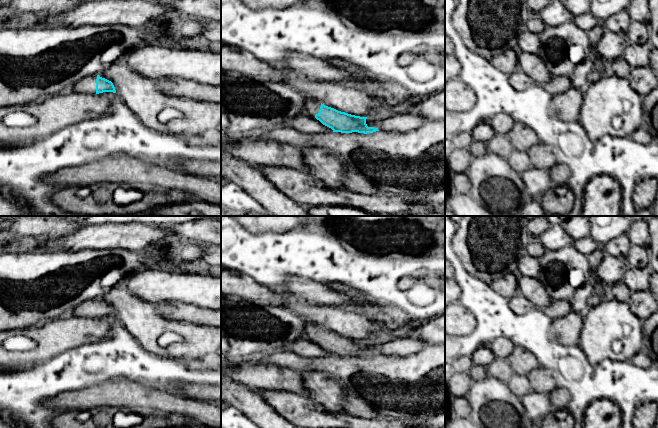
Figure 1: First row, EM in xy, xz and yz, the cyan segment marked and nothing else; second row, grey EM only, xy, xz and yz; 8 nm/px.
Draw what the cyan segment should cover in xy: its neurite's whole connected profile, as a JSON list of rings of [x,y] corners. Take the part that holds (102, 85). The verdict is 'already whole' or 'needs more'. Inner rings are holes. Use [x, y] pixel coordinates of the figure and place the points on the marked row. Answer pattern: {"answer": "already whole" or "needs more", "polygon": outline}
{"answer": "needs more", "polygon": [[[99,75],[82,78],[71,88],[71,91],[84,94],[116,93],[113,83]]]}

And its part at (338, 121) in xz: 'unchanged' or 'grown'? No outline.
grown

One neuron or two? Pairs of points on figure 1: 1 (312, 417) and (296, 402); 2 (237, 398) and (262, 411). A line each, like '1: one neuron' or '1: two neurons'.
1: one neuron
2: one neuron

